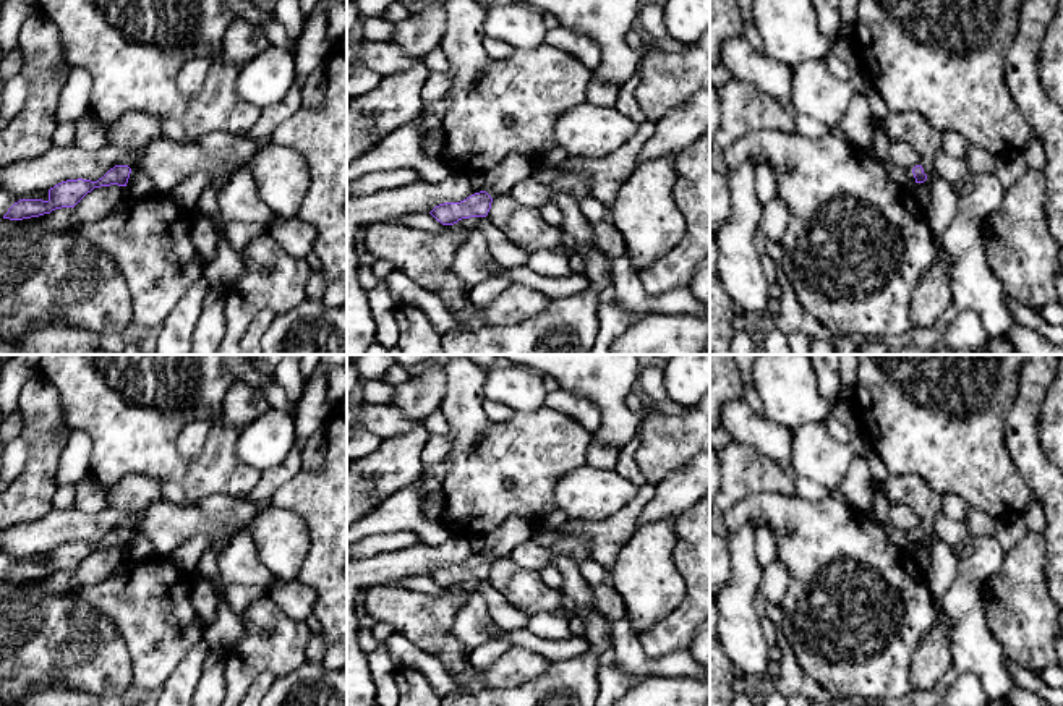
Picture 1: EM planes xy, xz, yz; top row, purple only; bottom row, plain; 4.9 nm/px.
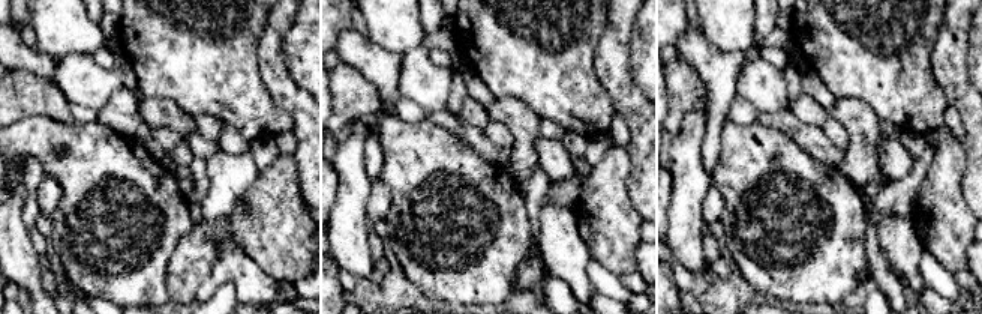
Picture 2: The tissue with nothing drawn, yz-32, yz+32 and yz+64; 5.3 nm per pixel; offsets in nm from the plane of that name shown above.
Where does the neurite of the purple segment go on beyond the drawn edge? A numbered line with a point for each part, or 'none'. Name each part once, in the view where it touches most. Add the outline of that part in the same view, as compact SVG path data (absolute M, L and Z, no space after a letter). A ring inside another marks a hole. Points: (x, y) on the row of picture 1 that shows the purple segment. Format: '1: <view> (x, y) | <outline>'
1: yz (905, 177) | M875 147L864 151L869 157L875 159L886 172L886 175L901 186L914 186L916 178L912 168L896 165L893 160L882 159Z

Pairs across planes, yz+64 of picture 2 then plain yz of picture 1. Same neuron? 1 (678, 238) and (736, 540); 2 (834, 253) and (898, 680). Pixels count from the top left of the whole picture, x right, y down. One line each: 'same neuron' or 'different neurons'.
1: same neuron
2: same neuron

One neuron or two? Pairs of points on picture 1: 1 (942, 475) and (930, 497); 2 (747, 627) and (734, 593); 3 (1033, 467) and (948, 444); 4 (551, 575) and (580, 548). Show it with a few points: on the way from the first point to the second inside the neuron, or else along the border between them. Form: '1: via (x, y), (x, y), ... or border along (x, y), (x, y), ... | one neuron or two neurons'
1: border along (900, 475), (916, 475), (940, 494) | two neurons
2: via (739, 619), (736, 616), (736, 601) | one neuron
3: border along (1003, 425), (1003, 442), (1010, 459), (1034, 493) | two neurons
4: border along (551, 562), (538, 570) | two neurons

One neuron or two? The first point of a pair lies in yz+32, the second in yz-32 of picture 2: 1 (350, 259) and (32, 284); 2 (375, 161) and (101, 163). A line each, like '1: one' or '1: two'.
1: one
2: two

